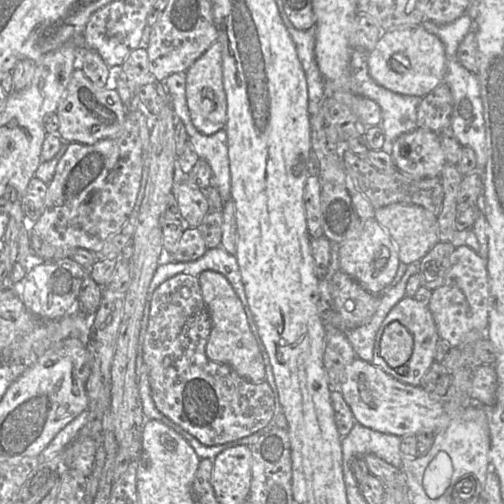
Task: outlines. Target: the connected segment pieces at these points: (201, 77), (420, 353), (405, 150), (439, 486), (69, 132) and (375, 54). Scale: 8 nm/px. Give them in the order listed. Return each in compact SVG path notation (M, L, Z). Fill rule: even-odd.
M218 40L215 41L185 73L186 101L195 128L204 135L212 135L225 128L227 101L223 88L222 44Z
M405 296L402 298L387 314L383 320L379 330L377 331L372 364L382 369L385 373L389 374L396 380L405 384L413 386L420 386L420 382L430 366L435 361L436 345L439 341L439 335L436 329L436 325L428 306L423 305L414 297ZM394 321L400 322L413 337L413 351L410 359L407 361L407 373L405 375L398 374L395 369L391 368L385 360L380 356L380 340L385 328Z
M426 128L403 133L386 147L396 168L414 178L440 177L447 162L438 133Z
M438 453L424 470L423 485L431 499L442 496L451 483L452 464L447 453Z
M77 68L70 77L56 114L59 119L58 135L64 142L92 145L100 140L114 137L121 130L126 117L126 106L116 89L95 86L83 70Z
M421 25L404 26L383 31L374 49L368 53L368 69L372 79L380 86L398 94L423 97L445 83L445 47L437 36L428 32Z

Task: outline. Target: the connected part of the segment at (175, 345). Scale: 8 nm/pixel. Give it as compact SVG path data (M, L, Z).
M177 274L159 285L151 298L149 320L146 335L143 341L142 357L148 369L151 394L156 408L167 418L178 424L185 431L207 446L225 444L249 436L265 427L271 420L274 412L274 395L270 385L266 382L251 382L239 376L230 366L214 362L207 357L206 344L211 332L212 322L203 300L198 277L188 274Z

